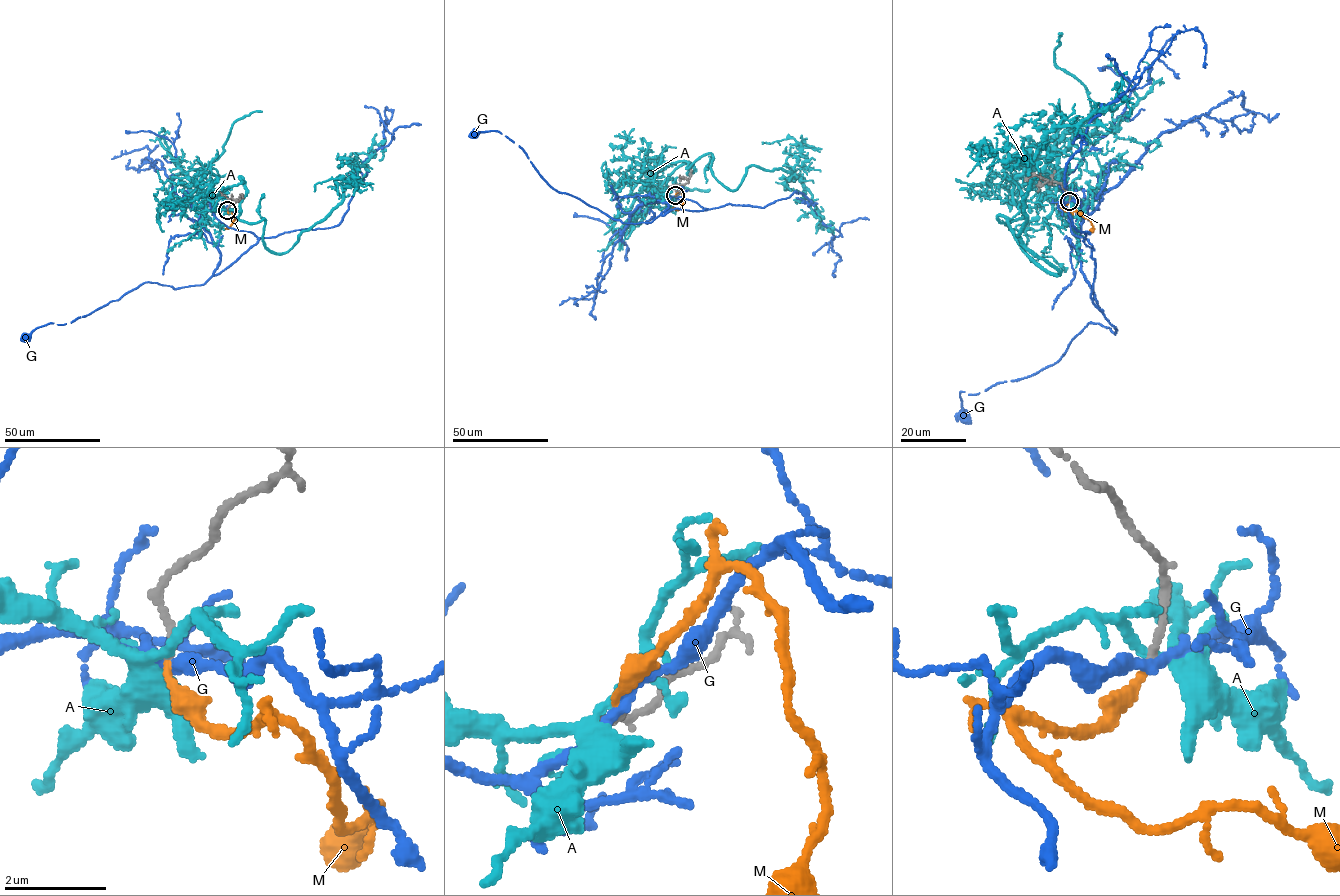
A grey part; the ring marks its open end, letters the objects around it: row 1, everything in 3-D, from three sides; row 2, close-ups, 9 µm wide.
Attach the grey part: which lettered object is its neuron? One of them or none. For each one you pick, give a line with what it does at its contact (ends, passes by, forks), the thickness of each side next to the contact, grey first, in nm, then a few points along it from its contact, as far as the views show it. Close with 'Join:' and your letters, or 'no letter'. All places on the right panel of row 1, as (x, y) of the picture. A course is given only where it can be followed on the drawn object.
M: it ends; calibres 130 and 200 nm; course (1069, 201), (1060, 205), (1090, 220), (1093, 228), (1090, 232)
Join: M

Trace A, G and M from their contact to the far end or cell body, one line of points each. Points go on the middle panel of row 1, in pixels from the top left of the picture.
A: (676, 195), (652, 183), (666, 161), (709, 153), (735, 190), (751, 165), (783, 168), (827, 230)
G: (676, 195), (646, 203), (668, 204), (650, 222), (623, 223), (553, 188), (525, 152), (498, 132), (474, 133)
M: (676, 195), (681, 191), (683, 205), (678, 210), (672, 208)

